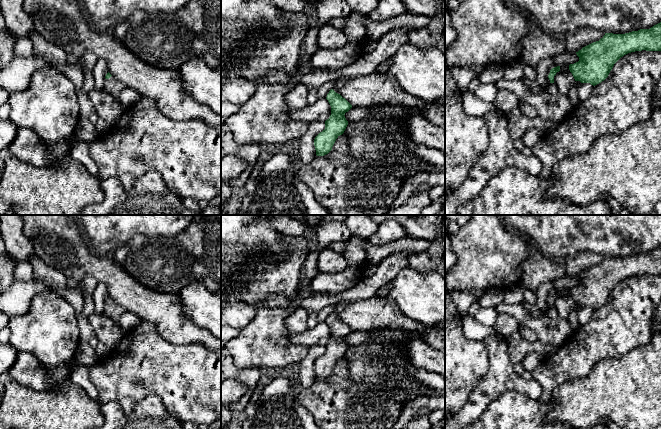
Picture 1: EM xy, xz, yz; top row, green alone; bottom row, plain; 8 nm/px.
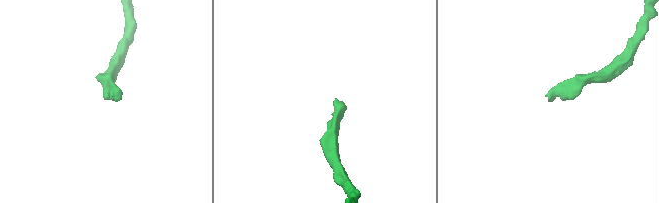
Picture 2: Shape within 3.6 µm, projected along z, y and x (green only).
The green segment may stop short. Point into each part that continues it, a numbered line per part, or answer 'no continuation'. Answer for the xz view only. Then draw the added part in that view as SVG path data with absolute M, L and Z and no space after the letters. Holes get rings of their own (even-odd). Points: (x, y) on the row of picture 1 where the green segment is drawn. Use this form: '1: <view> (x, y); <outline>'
1: xz (340, 81); M338 77L335 80L335 86L333 88L333 90L338 93L339 89L349 80L349 77Z

